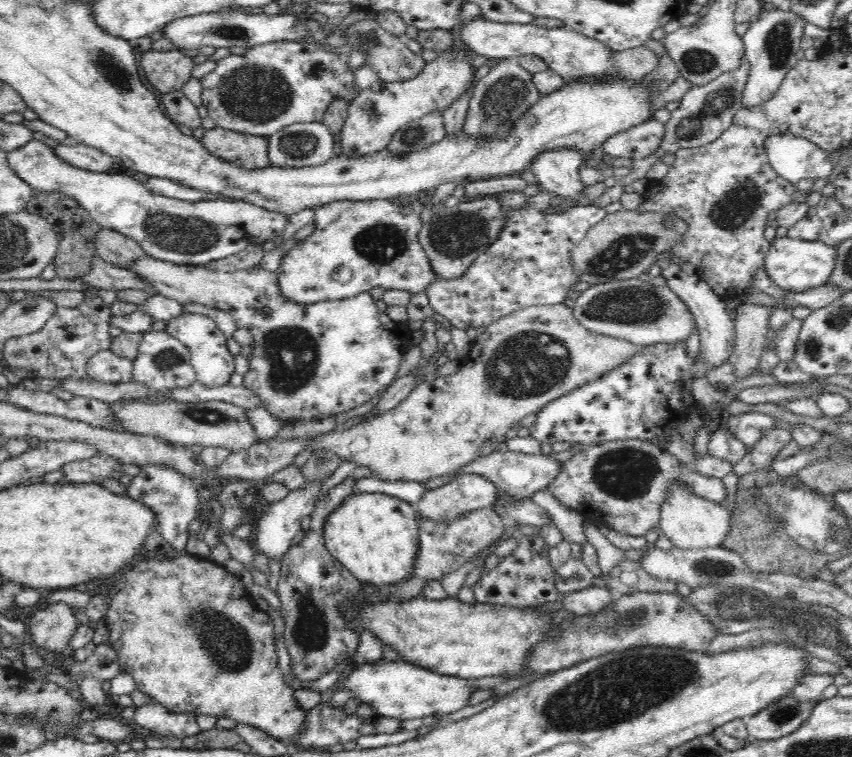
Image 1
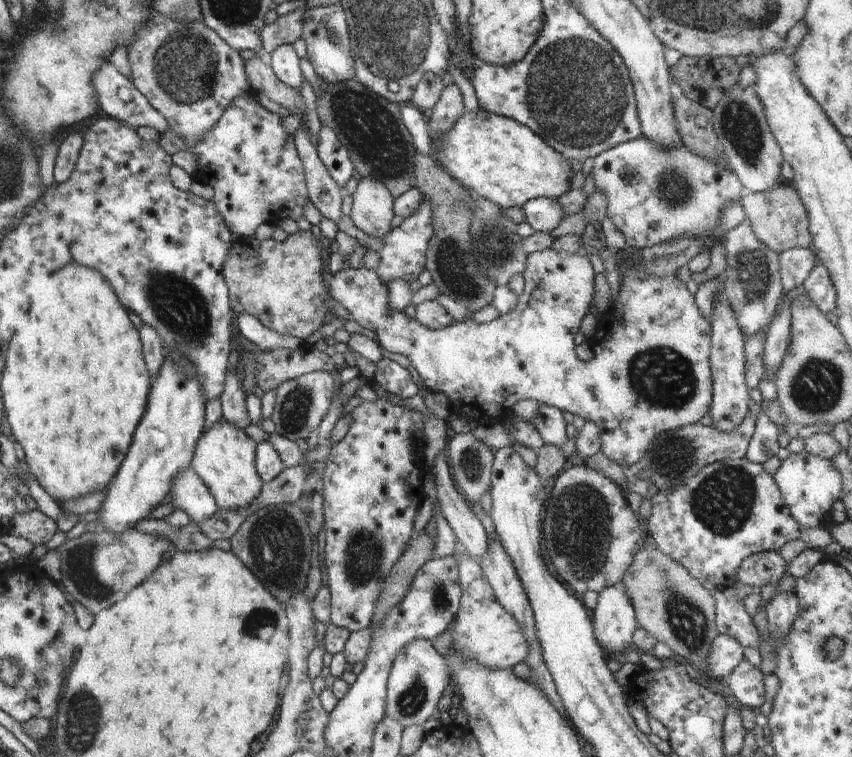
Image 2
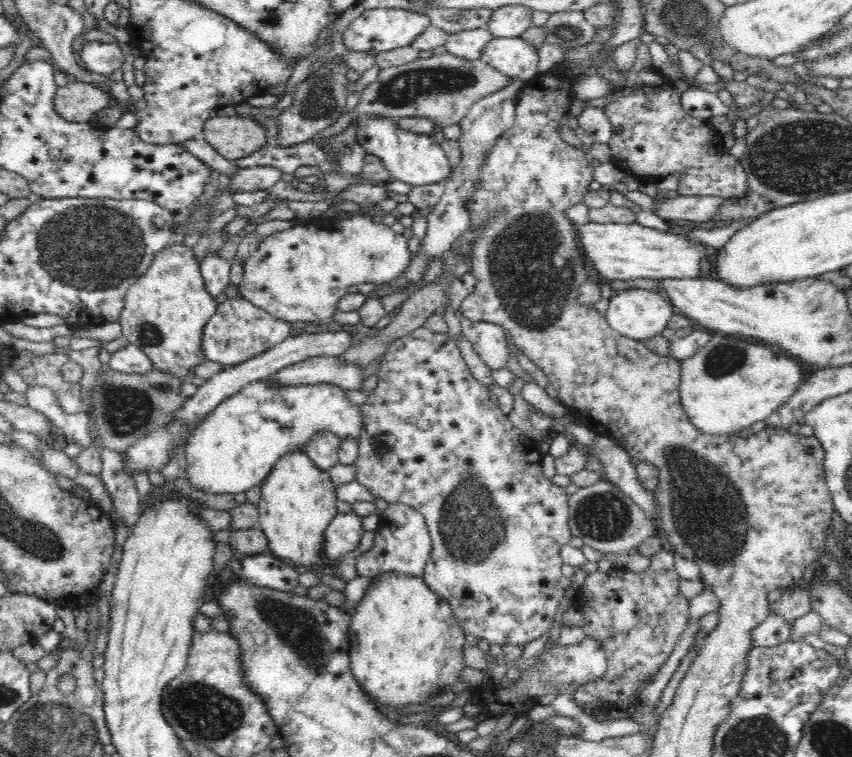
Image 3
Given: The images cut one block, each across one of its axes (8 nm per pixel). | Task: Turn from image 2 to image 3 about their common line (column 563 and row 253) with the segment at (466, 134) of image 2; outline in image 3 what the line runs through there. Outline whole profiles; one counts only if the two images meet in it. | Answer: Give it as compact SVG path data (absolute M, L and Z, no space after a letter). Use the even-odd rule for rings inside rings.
M171 242L156 254L148 270L127 290L125 307L119 318L122 338L143 349L154 364L154 370L168 373L184 381L194 377L192 373L194 366L206 361L201 354L203 328L219 305L204 286L200 266L192 247L185 243Z

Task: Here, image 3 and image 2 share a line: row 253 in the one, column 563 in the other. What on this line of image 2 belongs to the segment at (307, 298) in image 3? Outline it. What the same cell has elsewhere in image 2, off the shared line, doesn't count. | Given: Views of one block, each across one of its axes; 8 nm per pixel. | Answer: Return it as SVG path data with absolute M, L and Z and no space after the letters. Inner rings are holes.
M554 248L543 251L536 251L527 255L526 266L524 272L521 274L525 280L525 287L522 294L519 296L518 304L515 308L507 313L500 313L498 318L489 323L478 324L472 320L455 322L453 325L447 326L443 329L430 330L426 326L422 326L416 318L409 318L404 310L392 310L388 308L388 287L386 284L380 282L378 274L372 269L366 267L350 268L346 265L344 269L336 274L330 274L330 278L326 278L326 286L331 299L340 302L348 312L350 312L351 320L355 320L360 326L368 328L375 332L377 341L382 349L388 352L396 352L408 358L420 375L427 392L442 392L446 394L451 412L459 416L466 416L480 425L490 425L503 423L511 414L516 404L523 400L536 401L538 404L550 404L572 414L576 414L584 418L588 422L594 422L600 428L600 446L602 446L602 453L604 453L610 460L620 464L622 468L628 468L632 464L636 464L638 460L644 458L649 444L654 440L654 435L658 432L668 432L668 430L678 430L683 426L690 426L700 422L700 418L710 410L712 404L712 377L710 368L710 351L711 351L711 336L712 330L709 320L701 316L694 300L694 294L690 293L686 284L680 281L677 276L646 276L644 272L636 272L636 268L626 262L626 258L622 258L624 270L622 270L622 284L618 290L618 295L613 300L612 310L608 310L608 328L606 328L606 350L596 348L593 350L594 357L589 361L582 361L576 355L576 345L574 345L574 338L580 330L580 322L588 312L593 308L593 300L595 293L595 278L596 273L592 269L590 260L586 257L585 252L581 251L574 254L558 254Z

